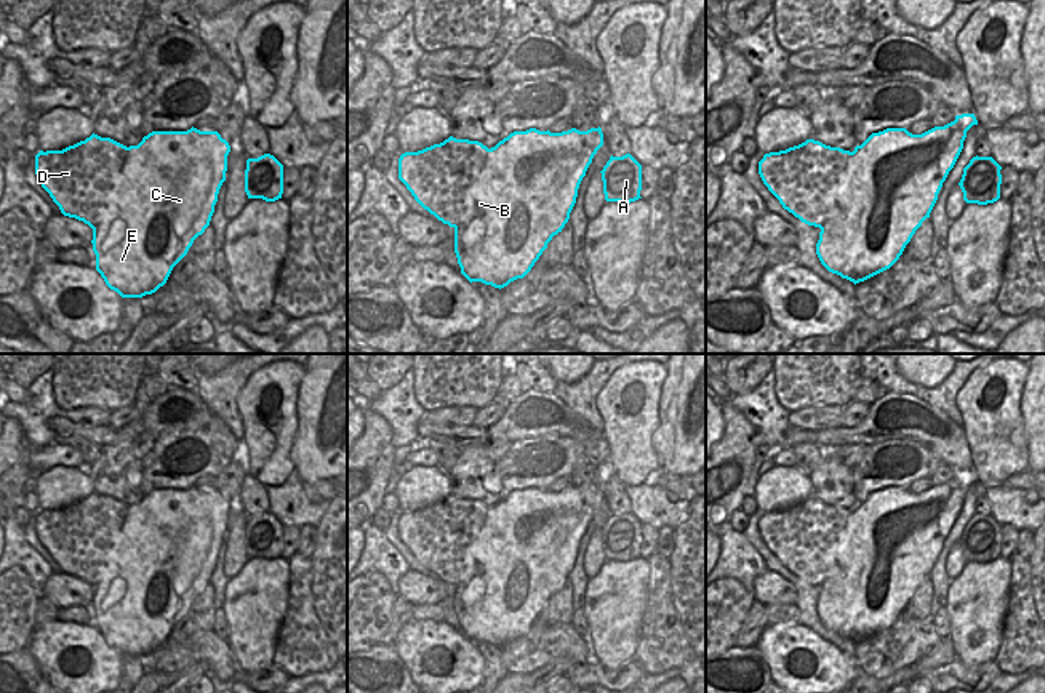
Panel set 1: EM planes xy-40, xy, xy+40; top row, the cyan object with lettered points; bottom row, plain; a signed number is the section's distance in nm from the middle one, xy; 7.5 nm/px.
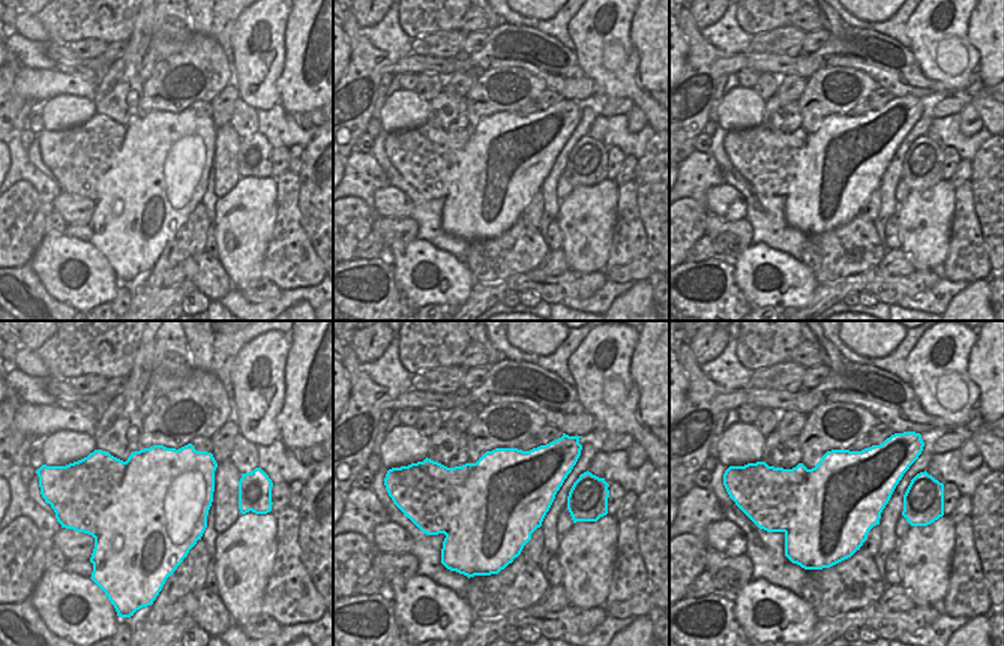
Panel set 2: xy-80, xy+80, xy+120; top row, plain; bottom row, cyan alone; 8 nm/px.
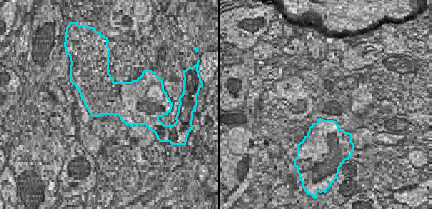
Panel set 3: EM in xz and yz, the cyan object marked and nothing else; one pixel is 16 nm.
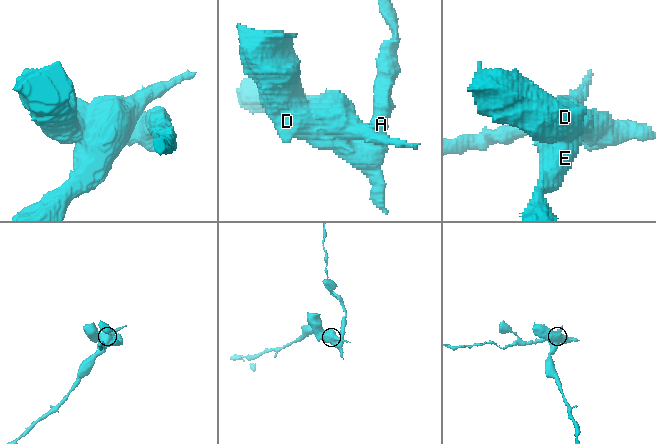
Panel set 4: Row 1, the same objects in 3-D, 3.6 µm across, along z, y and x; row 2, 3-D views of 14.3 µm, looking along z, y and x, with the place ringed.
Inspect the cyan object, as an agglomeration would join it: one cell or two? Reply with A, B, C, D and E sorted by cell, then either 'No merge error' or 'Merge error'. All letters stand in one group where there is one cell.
Groups: A B D / C E. Merge error.

